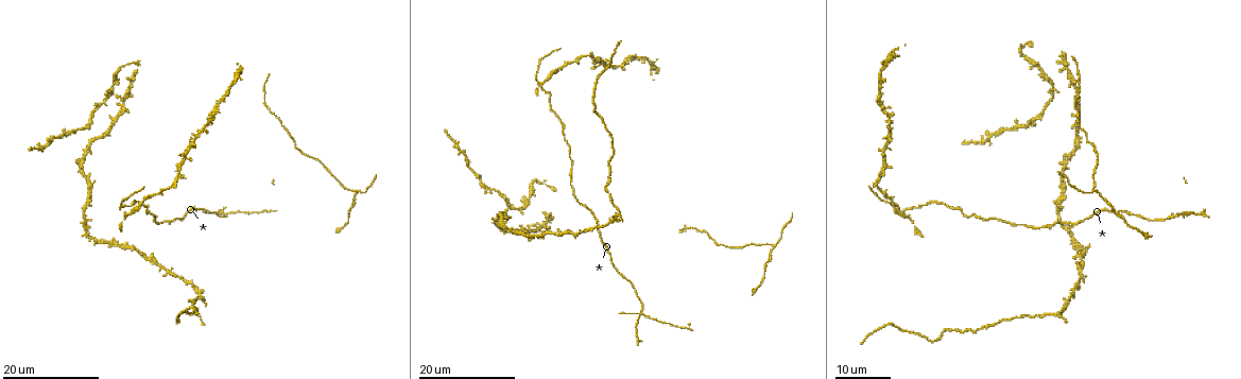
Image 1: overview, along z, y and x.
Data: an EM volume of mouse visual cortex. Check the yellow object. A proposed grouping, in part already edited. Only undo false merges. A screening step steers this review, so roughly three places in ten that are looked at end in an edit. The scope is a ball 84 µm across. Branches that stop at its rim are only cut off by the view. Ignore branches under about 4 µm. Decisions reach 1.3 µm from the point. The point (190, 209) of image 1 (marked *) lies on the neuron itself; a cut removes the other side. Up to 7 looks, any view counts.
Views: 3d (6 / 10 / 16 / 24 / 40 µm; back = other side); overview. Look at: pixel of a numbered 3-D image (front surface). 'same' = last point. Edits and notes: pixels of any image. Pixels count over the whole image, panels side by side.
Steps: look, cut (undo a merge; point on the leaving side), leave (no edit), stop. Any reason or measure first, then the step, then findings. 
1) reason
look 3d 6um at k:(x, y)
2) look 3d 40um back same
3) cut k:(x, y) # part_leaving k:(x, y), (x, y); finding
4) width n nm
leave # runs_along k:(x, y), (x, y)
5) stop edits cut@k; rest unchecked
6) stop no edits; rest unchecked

look 3d 24um at 1:(564, 230)

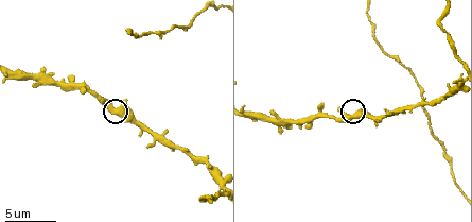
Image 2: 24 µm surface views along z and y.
closer look
look 3d 6um at 2:(353, 118)

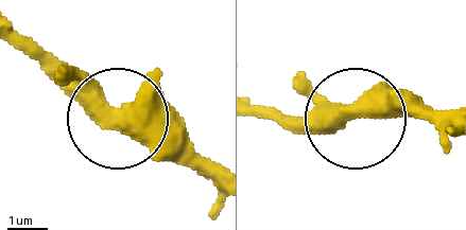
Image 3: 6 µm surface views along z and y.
leave # one neuron here

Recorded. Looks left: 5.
four or more arms meet
look 3d 16um at 1:(641, 314)

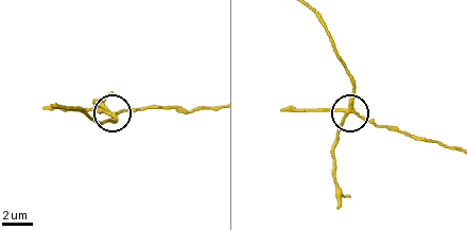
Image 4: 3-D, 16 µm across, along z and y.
look 3d 6um at 4:(349, 111)

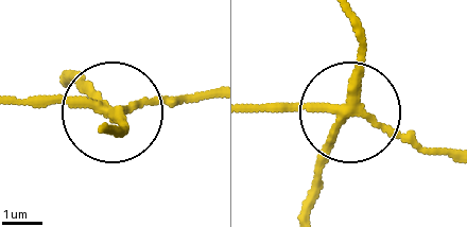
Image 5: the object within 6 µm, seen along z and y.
side_arm 8 um
cut 5:(161, 97) # part_leaving 5:(349, 108), (447, 149); a second neuron is stuck on

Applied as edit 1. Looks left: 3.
look overview

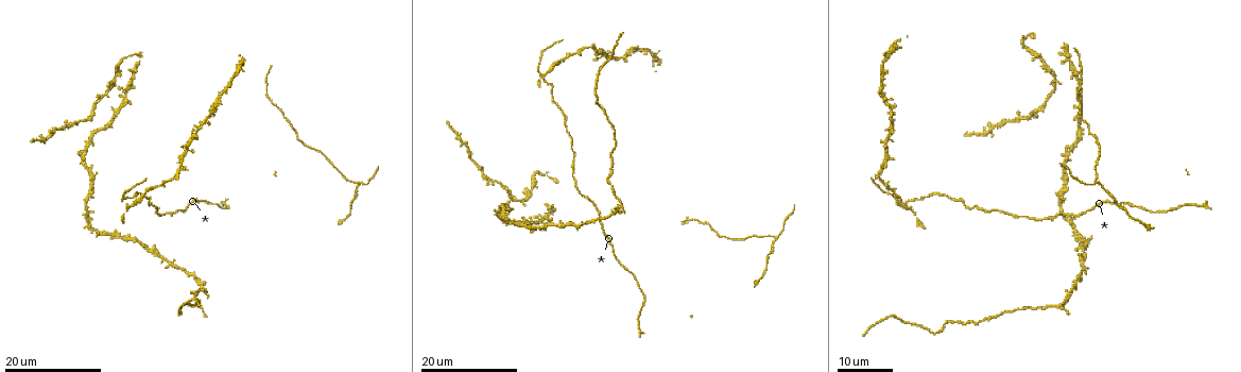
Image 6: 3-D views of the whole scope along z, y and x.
three arms meet
look 3d 16um at 6:(912, 201)

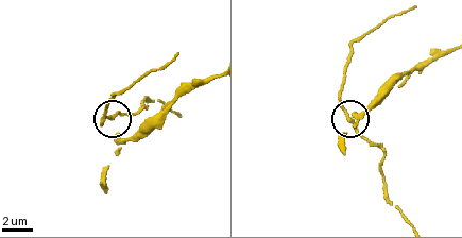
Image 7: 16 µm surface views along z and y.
look 3d 6um at 7:(110, 119)

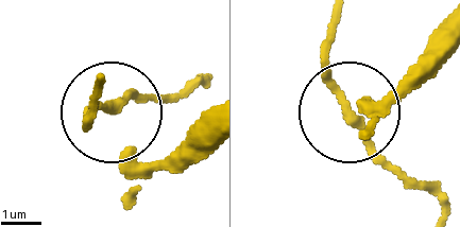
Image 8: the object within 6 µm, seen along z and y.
width 180 nm
leave # runs_along 8:(442, 211), (381, 150), (334, 79), (330, 32); all the same neuron

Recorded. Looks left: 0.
stop edits cut@5; rest unchecked

